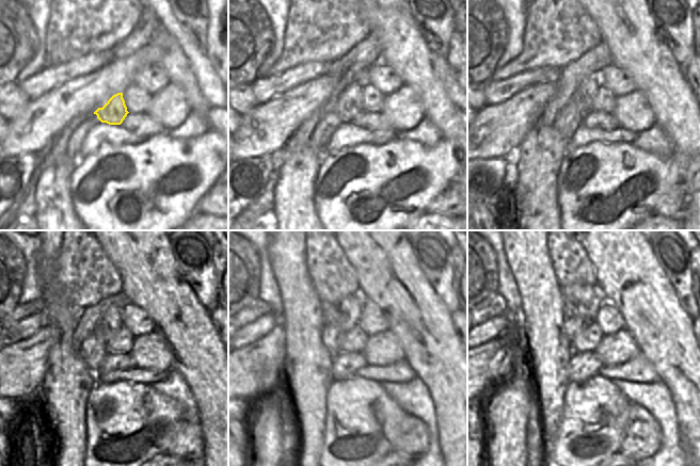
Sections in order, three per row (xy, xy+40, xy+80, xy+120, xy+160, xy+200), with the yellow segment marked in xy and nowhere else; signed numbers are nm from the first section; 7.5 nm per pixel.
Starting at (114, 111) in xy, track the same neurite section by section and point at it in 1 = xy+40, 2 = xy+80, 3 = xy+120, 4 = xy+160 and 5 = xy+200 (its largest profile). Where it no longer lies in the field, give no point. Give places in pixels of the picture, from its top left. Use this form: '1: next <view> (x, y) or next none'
1: next xy+40 (348, 103)
2: next xy+80 (582, 100)
3: next xy+120 (112, 319)
4: next xy+160 (341, 316)
5: next xy+200 (581, 304)

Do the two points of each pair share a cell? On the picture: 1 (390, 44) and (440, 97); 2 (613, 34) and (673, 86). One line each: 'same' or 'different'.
1: same
2: same

